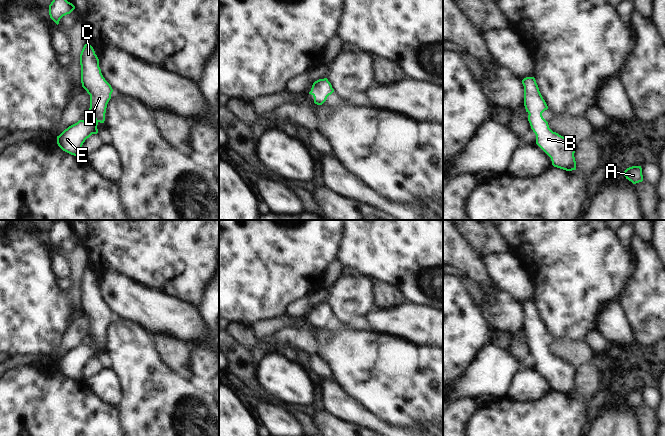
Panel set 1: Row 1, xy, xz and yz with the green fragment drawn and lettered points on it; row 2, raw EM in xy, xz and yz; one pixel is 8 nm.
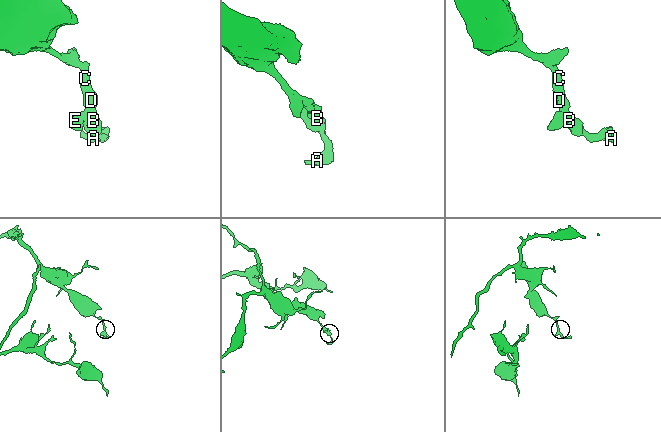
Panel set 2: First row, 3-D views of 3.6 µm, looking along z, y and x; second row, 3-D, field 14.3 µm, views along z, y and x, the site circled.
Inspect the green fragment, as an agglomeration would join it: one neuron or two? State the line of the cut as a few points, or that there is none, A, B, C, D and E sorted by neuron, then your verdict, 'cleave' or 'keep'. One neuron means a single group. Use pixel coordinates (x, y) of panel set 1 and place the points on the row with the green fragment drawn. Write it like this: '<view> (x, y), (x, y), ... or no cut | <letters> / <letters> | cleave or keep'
no cut | A B C D E | keep

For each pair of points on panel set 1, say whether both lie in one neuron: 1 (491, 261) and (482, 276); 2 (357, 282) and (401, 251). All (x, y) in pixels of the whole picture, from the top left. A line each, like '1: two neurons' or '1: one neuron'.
1: two neurons
2: two neurons

